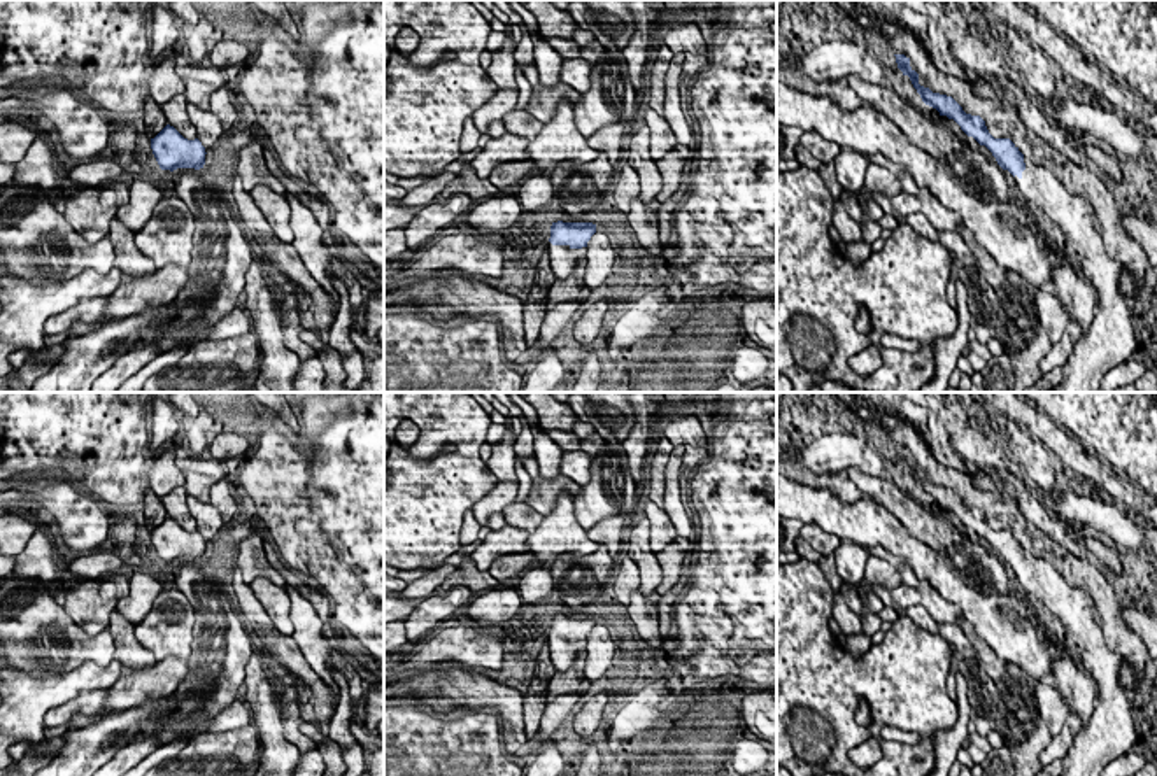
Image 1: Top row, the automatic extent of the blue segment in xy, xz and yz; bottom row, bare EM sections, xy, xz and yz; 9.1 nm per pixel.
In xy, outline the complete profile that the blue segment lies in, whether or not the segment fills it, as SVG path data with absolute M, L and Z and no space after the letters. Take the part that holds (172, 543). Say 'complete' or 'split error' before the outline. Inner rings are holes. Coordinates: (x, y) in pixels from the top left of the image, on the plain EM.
complete | M167 517L151 531L153 547L161 562L195 561L205 557L205 540L198 531L184 531L174 519Z

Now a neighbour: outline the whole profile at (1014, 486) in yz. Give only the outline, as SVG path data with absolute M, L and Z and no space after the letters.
M996 469L1003 482L997 485L1006 494L1010 494L1017 503L1020 511L1027 520L1031 520L1038 529L1041 529L1050 540L1064 547L1068 552L1082 561L1087 561L1085 552L1078 541L1066 531L1064 524L1057 522L1052 510L1045 508L1038 499L1034 499L1022 478L1015 473Z

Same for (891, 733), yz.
M894 725L884 727L882 737L887 741L899 741L899 743L908 743L908 744L919 744L920 743L919 732L901 730Z

